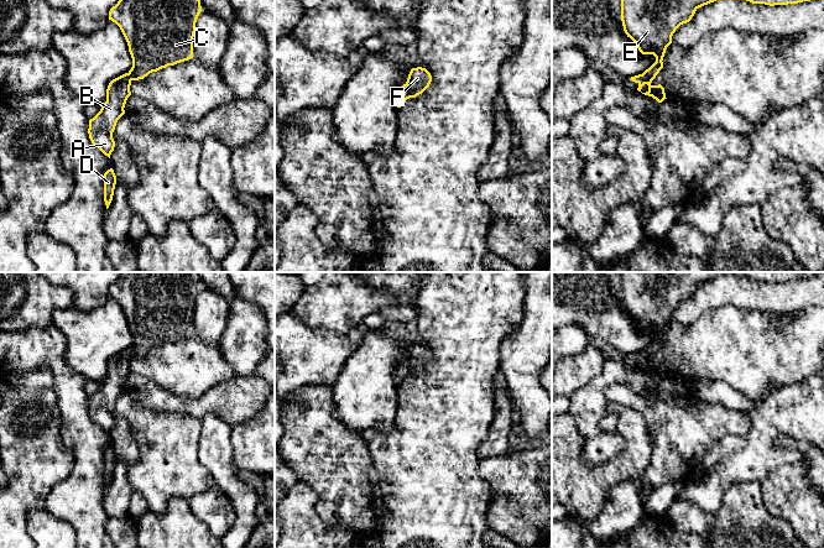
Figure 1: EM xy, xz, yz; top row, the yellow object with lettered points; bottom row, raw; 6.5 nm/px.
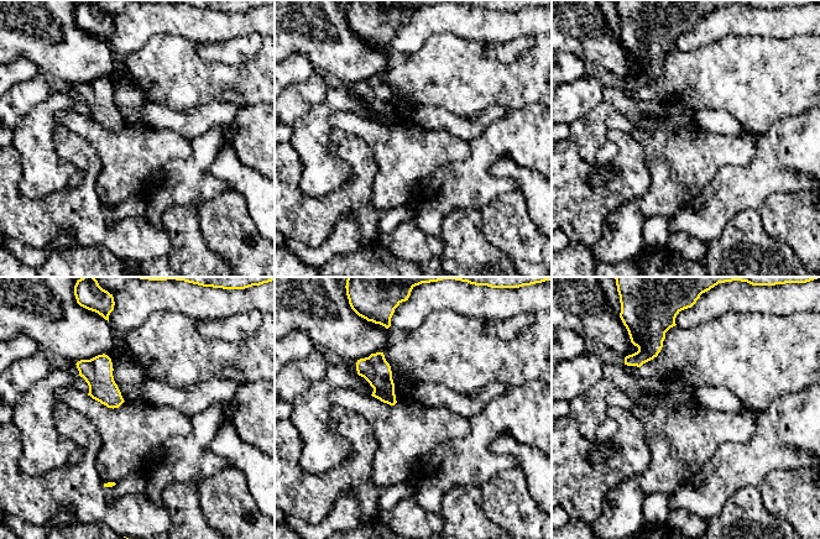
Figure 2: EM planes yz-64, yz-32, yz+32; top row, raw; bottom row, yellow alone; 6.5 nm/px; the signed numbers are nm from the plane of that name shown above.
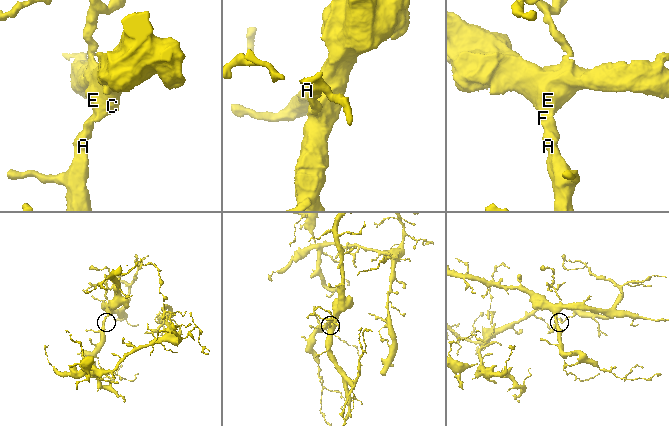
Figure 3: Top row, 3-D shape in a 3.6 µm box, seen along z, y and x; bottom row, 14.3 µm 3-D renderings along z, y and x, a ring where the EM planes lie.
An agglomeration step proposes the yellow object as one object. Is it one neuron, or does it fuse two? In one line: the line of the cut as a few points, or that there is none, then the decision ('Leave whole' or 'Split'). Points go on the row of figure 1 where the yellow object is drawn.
No split. Leave whole

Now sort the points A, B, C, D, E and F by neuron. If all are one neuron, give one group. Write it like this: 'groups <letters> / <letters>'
groups A B C D E F

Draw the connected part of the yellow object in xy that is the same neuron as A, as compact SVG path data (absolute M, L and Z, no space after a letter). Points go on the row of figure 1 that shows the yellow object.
M119 0L110 9L109 20L120 27L132 67L109 83L106 101L89 120L92 143L109 158L115 147L113 132L131 95L131 82L193 58L193 37L200 11L200 0Z

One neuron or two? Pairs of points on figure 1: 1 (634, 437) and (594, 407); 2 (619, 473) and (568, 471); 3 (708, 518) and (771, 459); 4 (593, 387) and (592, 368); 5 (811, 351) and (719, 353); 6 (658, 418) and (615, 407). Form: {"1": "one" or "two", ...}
{"1": "two", "2": "one", "3": "two", "4": "two", "5": "one", "6": "two"}

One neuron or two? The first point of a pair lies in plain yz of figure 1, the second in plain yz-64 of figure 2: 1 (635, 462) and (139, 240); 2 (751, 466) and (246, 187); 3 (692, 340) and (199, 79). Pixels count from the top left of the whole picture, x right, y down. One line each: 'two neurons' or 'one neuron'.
1: one neuron
2: two neurons
3: one neuron

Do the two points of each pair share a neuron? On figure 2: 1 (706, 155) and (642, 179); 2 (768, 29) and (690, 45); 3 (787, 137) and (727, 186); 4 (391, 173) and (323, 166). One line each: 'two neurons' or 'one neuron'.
1: two neurons
2: one neuron
3: one neuron
4: two neurons

